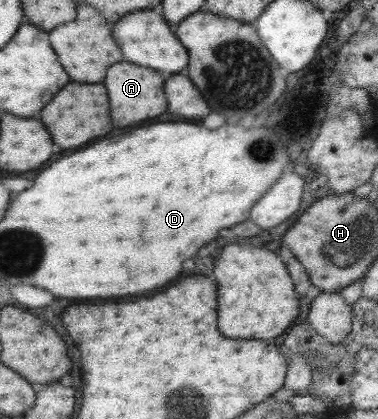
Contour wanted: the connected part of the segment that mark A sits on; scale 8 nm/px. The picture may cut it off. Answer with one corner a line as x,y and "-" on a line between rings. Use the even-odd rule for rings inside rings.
122,61
122,63
110,65
104,85
110,93
112,119
114,119
116,127
136,125
136,123
148,121
148,119
158,117
164,111
168,111
168,101
166,101
166,93
164,93
164,79
154,69
142,69
138,65
130,65
128,61

